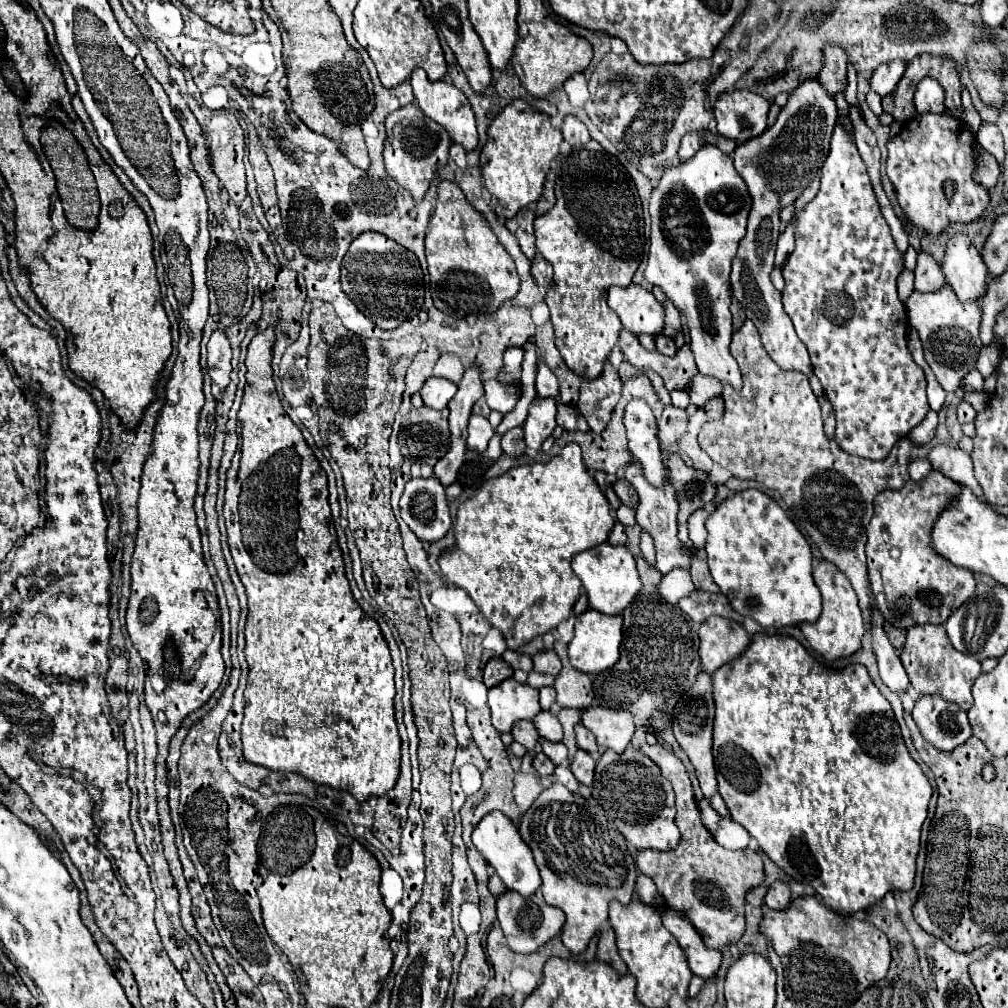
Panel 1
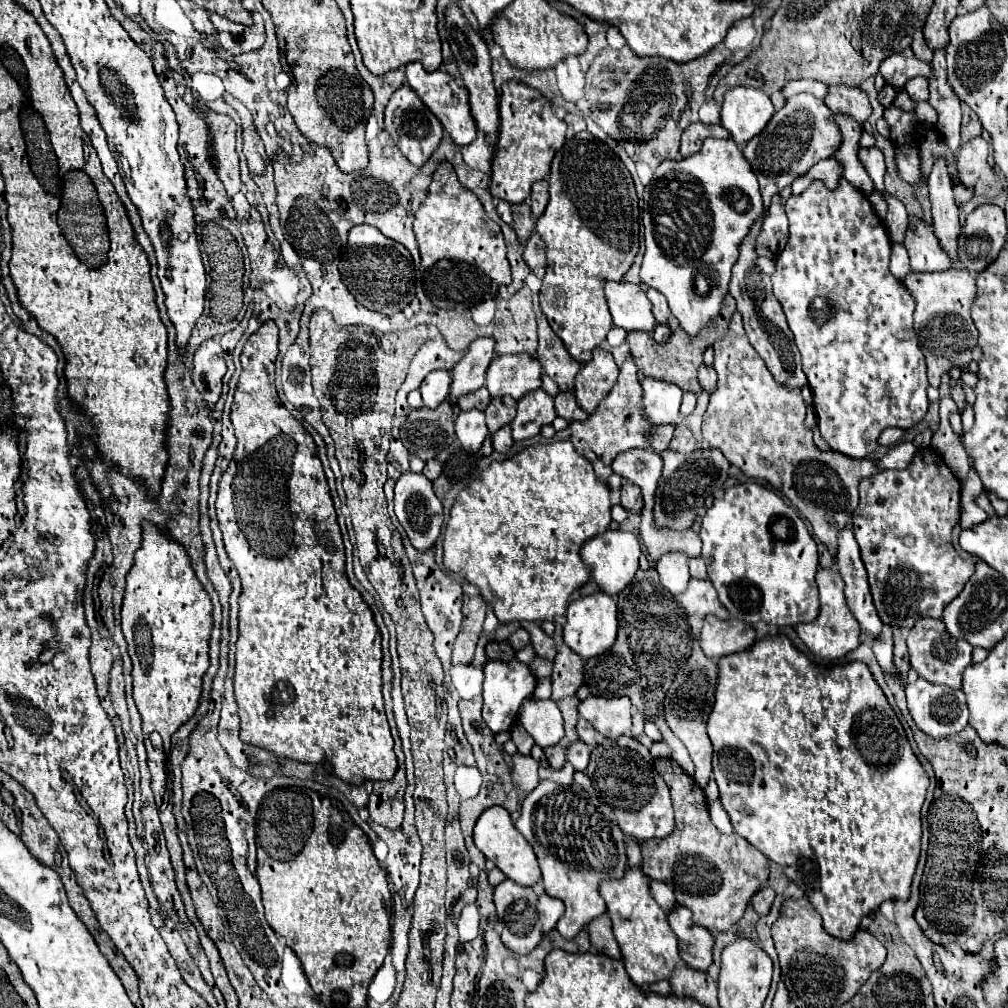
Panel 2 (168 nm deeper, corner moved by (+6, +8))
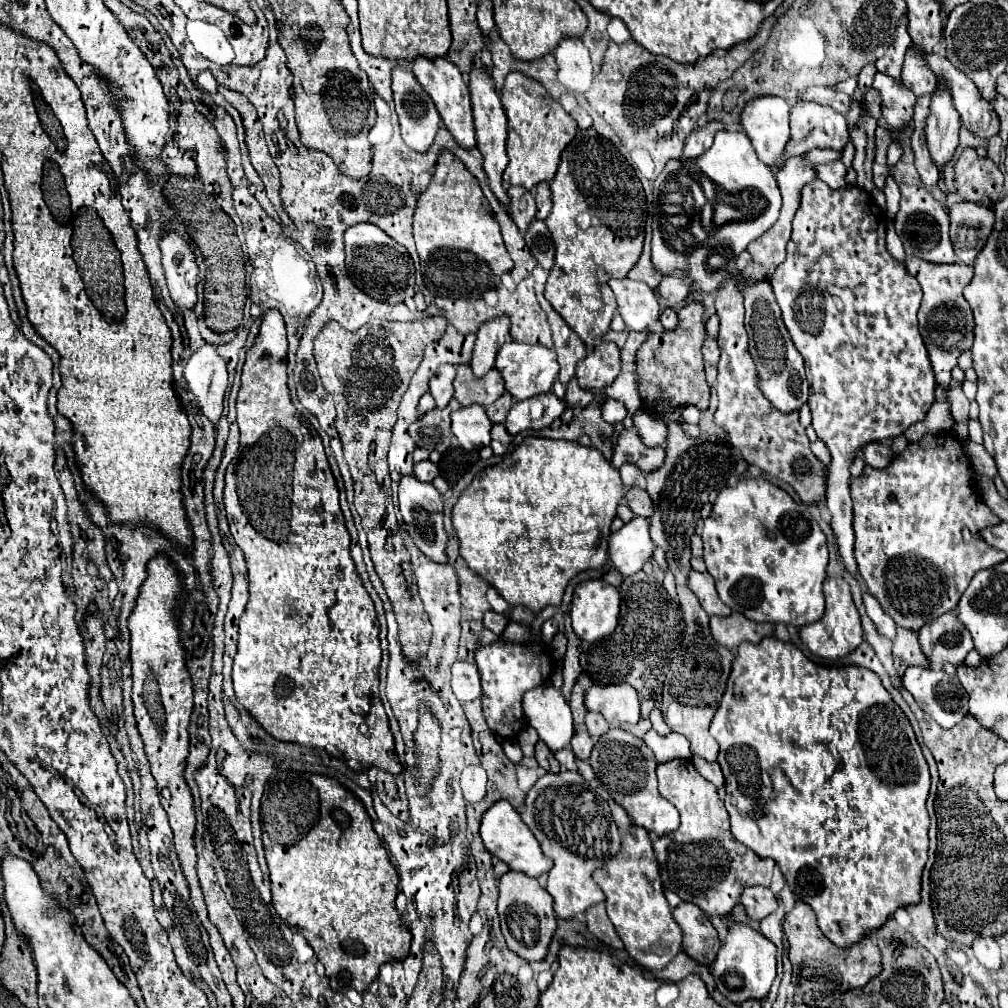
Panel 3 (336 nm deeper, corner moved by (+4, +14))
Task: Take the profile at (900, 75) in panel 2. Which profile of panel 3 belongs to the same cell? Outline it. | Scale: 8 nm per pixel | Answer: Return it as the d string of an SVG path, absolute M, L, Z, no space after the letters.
M929 53L927 63L935 71L937 77L947 81L947 85L953 93L955 109L959 111L963 125L973 135L977 135L981 139L995 137L999 133L999 127L1001 127L999 125L999 115L993 111L989 101L985 101L981 97L975 83L963 71L955 69L955 65L951 65L951 61L947 61L941 55Z

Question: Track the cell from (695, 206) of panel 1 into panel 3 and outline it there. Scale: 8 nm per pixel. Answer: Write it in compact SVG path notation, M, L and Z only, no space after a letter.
M719 131L715 135L713 147L707 149L701 157L669 161L661 175L655 179L653 195L655 213L651 261L663 275L673 273L675 269L685 271L693 279L695 291L715 291L727 277L735 275L737 255L777 221L781 209L777 179L773 171L755 157L755 149L751 149L751 141L743 131Z

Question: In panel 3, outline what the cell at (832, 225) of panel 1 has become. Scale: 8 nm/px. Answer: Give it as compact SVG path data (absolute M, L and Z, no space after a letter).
M817 179L803 187L787 259L769 279L785 327L805 361L813 429L831 453L825 493L833 517L831 527L843 565L857 579L861 577L853 557L847 469L863 445L897 437L909 425L923 421L937 387L917 329L921 289L905 265L887 251L885 221L885 211L863 189L831 189Z

